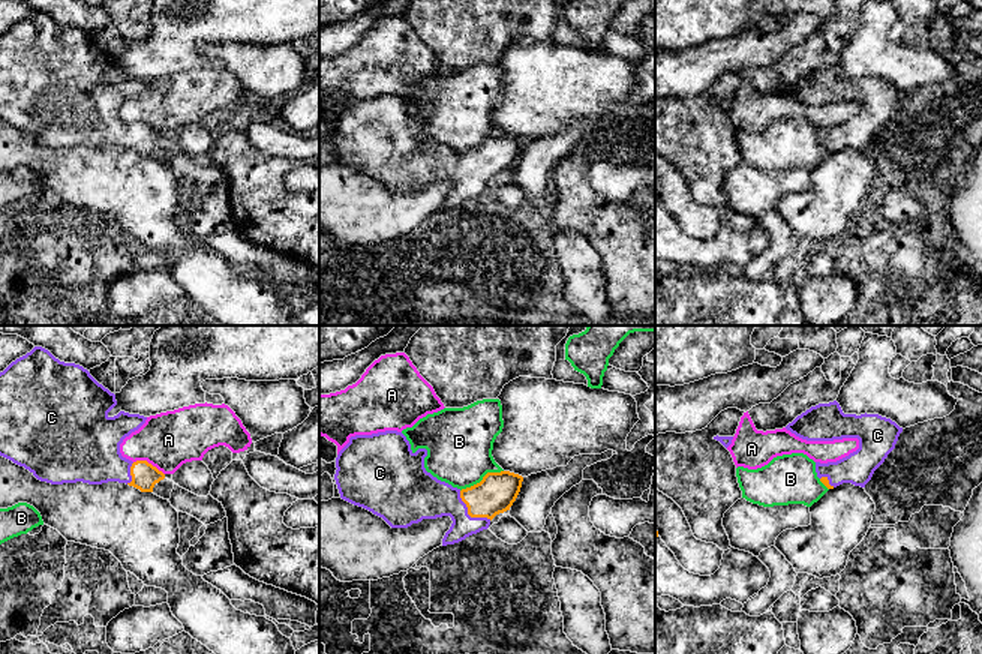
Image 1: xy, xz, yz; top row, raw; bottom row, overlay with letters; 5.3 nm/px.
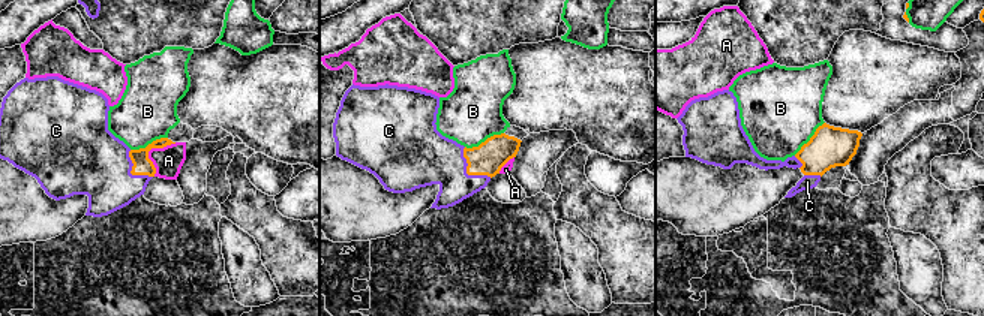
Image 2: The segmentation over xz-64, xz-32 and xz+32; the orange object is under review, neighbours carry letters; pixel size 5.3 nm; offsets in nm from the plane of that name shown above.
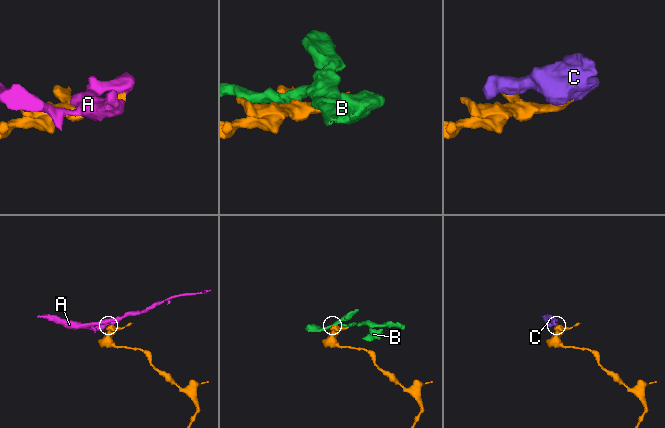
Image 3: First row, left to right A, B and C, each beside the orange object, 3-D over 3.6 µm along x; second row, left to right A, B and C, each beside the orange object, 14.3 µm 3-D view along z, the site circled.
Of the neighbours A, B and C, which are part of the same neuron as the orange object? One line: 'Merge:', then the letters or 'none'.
Merge: C

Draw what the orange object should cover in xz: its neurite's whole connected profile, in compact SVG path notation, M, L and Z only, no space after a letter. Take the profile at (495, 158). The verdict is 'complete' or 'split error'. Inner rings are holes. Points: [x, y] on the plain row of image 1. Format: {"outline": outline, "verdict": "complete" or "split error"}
{"outline": "M397 94L351 100L336 122L334 144L340 162L382 182L391 192L450 180L453 188L442 202L442 210L447 210L487 194L496 178L510 174L520 156L523 141L510 135L487 136L480 147L460 154L427 136L426 120L426 112L414 117Z", "verdict": "split error"}

